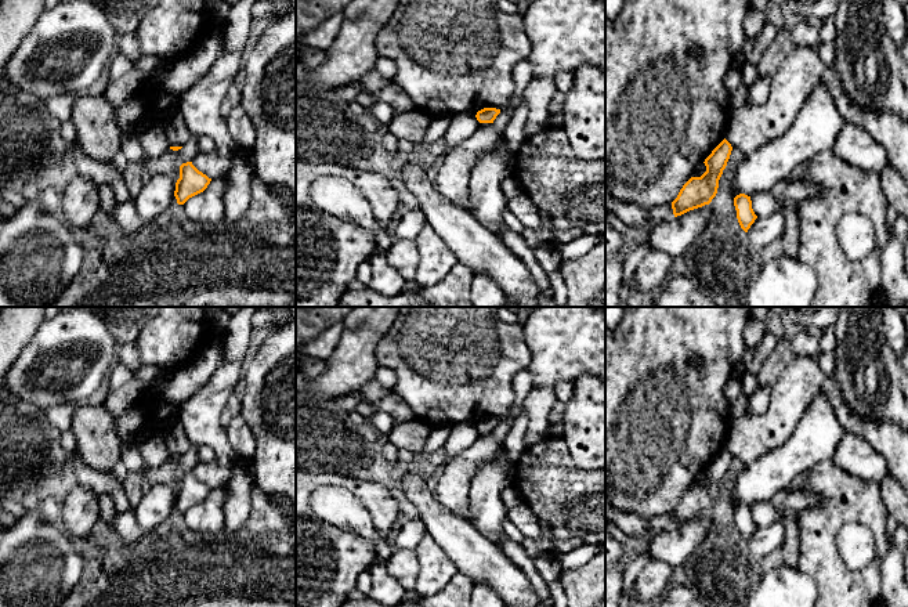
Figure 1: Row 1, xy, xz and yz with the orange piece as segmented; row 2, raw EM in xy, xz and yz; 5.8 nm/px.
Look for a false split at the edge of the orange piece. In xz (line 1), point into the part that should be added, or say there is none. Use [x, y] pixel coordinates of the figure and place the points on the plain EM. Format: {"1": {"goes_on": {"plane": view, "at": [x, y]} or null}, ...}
{"1": {"goes_on": null}}

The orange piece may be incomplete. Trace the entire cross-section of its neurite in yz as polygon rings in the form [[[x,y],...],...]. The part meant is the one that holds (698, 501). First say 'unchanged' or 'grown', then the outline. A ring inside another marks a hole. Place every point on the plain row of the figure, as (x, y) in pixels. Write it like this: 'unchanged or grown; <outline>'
unchanged; [[[724,448],[705,469],[706,481],[701,487],[691,487],[672,512],[674,527],[709,514],[717,503],[719,489],[727,476],[732,456]]]

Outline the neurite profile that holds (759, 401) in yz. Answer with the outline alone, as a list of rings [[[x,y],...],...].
[[[759,387],[755,394],[749,398],[749,413],[750,416],[763,415],[768,408],[770,387]]]

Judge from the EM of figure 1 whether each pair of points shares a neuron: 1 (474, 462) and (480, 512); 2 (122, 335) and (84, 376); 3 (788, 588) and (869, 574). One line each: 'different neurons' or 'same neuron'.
1: different neurons
2: different neurons
3: different neurons

